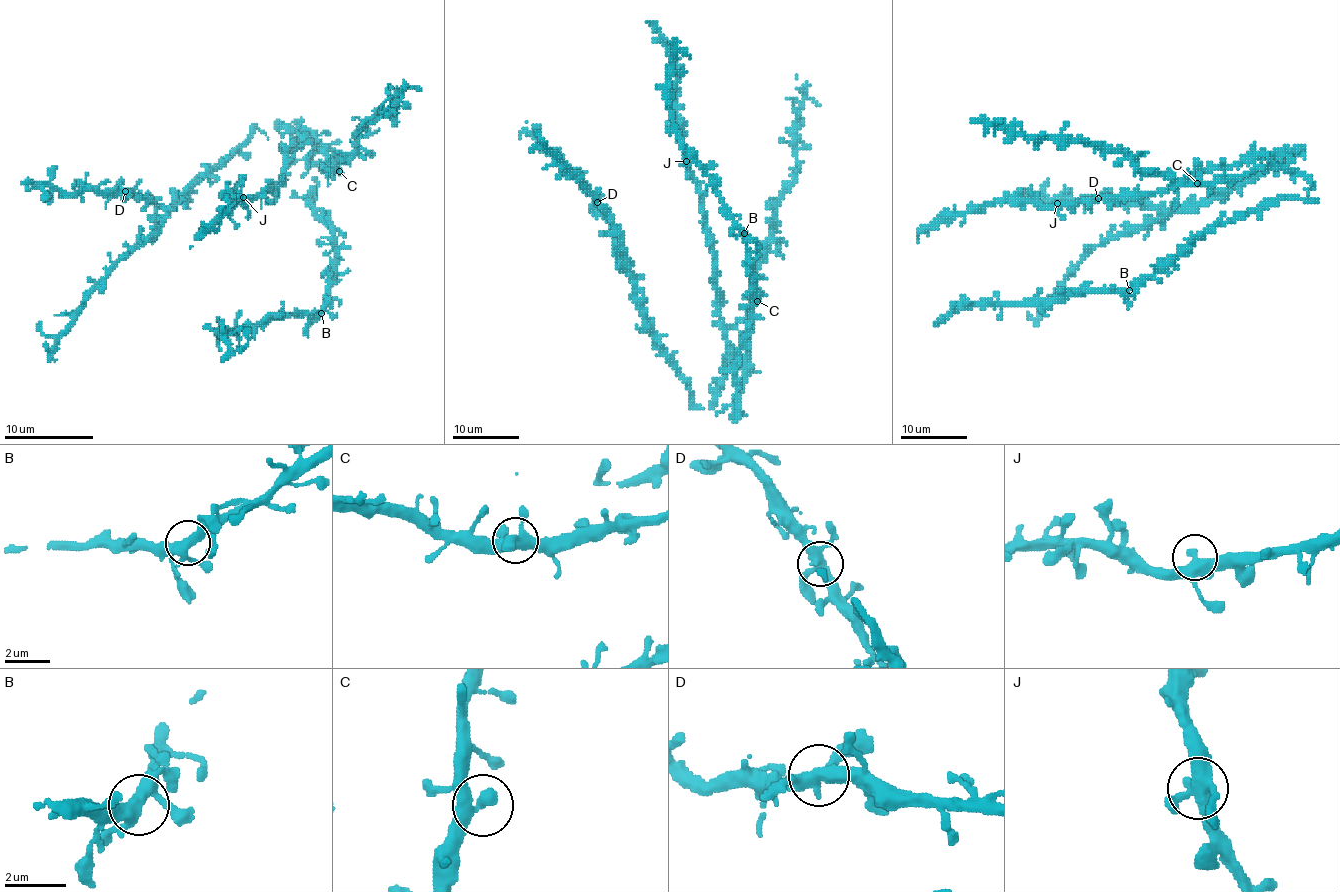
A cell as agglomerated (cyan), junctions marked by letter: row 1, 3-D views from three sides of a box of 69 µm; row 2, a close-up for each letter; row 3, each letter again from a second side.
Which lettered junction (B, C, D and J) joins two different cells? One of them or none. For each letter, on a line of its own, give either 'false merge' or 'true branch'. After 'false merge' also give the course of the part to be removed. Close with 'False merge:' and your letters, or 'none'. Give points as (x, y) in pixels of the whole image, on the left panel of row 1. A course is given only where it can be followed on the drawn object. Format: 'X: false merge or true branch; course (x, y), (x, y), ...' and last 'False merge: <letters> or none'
B: true branch
C: true branch
D: true branch
J: true branch
False merge: none

